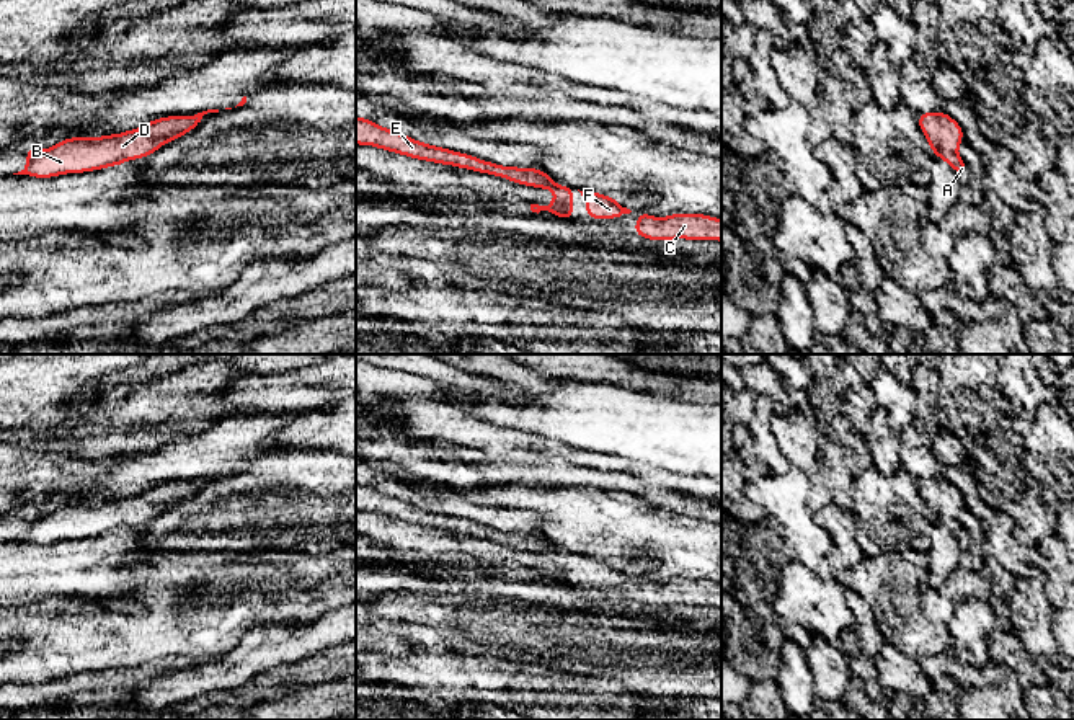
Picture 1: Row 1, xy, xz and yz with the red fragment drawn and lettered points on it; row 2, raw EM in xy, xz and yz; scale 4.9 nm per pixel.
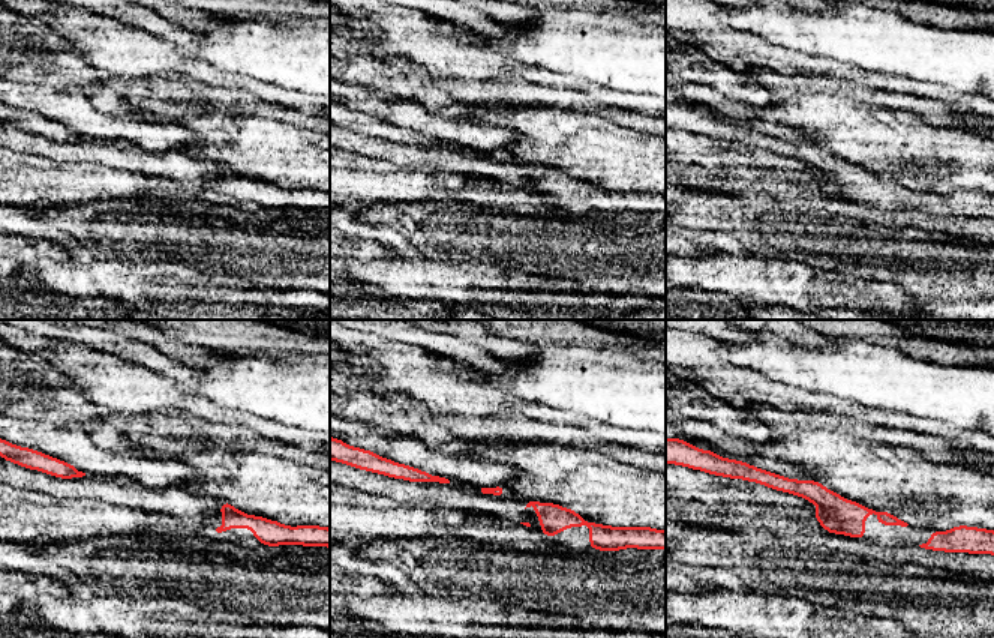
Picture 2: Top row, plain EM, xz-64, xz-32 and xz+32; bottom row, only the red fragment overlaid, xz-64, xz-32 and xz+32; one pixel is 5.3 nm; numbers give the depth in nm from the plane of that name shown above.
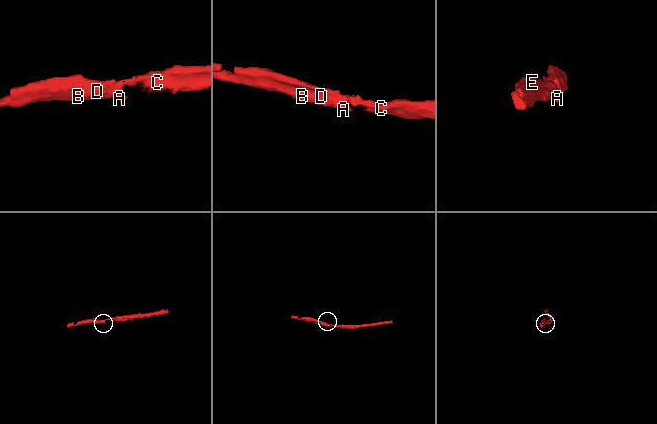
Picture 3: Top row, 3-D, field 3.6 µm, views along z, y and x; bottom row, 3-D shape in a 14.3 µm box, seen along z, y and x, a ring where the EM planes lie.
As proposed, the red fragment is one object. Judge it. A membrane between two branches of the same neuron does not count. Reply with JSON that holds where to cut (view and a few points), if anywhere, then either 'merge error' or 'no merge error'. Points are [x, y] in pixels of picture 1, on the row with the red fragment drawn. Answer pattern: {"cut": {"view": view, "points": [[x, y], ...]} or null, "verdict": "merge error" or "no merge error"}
{"cut": null, "verdict": "no merge error"}

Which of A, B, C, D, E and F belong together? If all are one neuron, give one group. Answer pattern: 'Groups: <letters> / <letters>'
Groups: A B C D E F

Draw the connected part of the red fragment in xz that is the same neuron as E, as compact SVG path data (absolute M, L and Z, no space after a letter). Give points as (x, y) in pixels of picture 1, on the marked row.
M356 116L356 144L372 145L387 152L406 155L410 158L419 158L423 162L436 162L439 165L452 165L457 168L468 168L478 173L488 173L499 178L506 178L517 184L550 189L555 199L547 206L530 204L532 212L548 211L552 216L558 216L573 220L573 188L557 184L547 171L539 168L519 168L503 167L493 162L472 157L468 153L454 152L444 147L429 145L415 140L402 132L390 131L375 124L371 119Z

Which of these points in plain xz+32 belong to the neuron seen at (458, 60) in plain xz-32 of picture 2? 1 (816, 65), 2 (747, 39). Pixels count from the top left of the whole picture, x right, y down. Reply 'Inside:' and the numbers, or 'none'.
Inside: 1, 2

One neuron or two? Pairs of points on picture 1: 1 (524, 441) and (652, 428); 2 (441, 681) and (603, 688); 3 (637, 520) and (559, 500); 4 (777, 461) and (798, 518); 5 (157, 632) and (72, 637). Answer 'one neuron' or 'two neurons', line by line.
1: two neurons
2: one neuron
3: one neuron
4: two neurons
5: one neuron

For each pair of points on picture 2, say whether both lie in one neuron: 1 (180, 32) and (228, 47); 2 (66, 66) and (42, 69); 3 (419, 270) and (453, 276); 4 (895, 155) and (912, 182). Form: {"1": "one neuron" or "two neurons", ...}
{"1": "two neurons", "2": "one neuron", "3": "one neuron", "4": "one neuron"}

